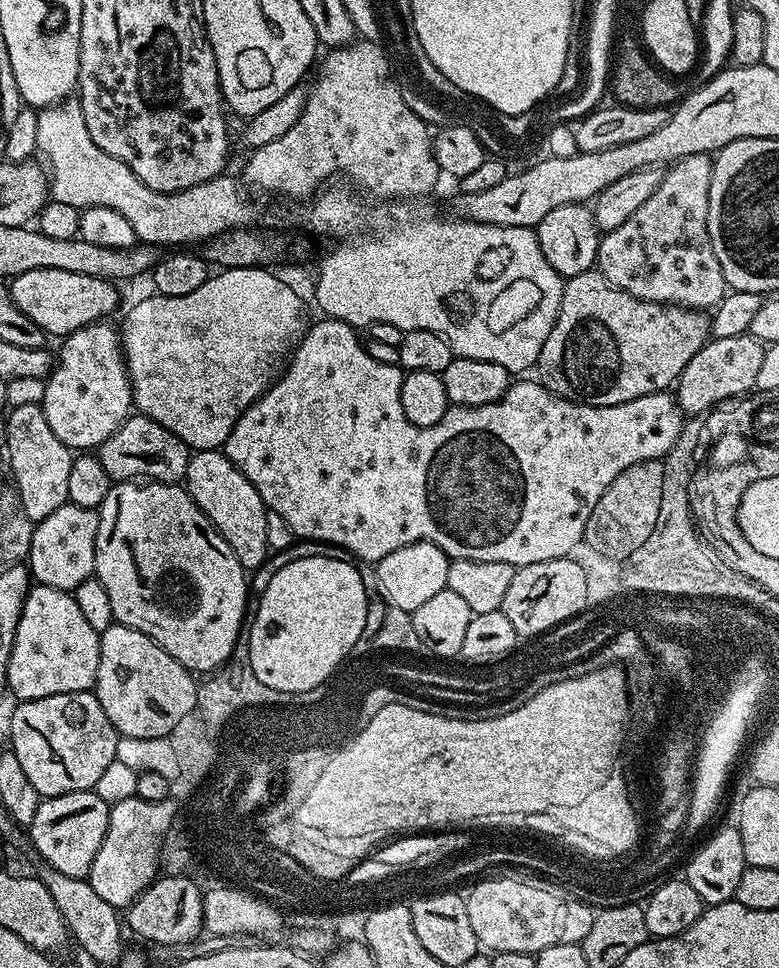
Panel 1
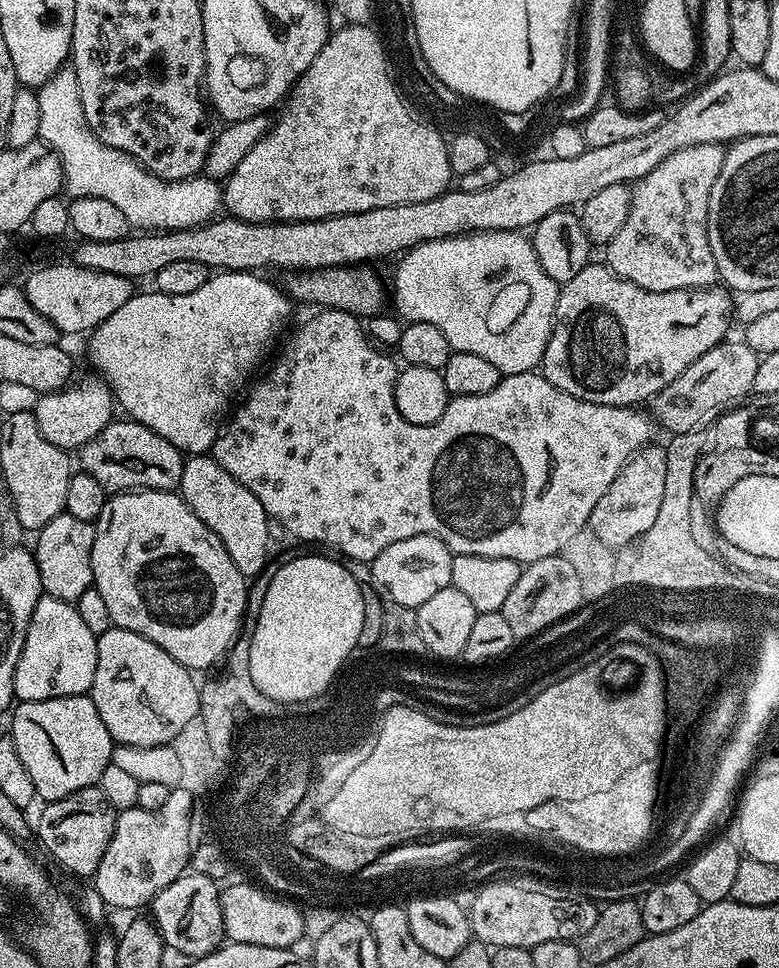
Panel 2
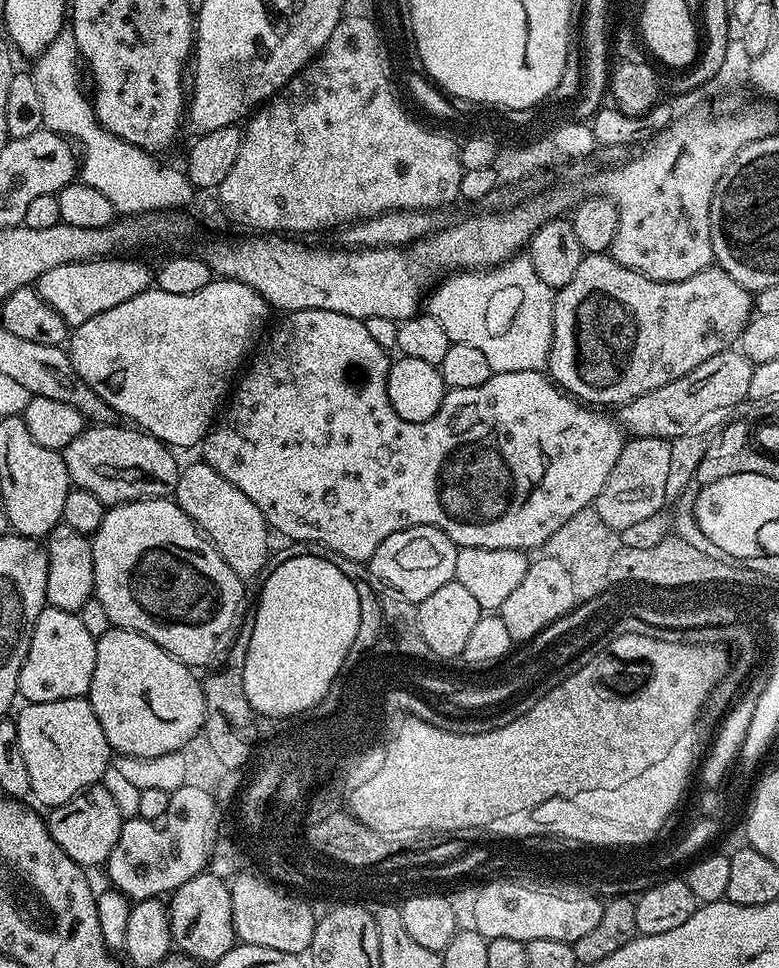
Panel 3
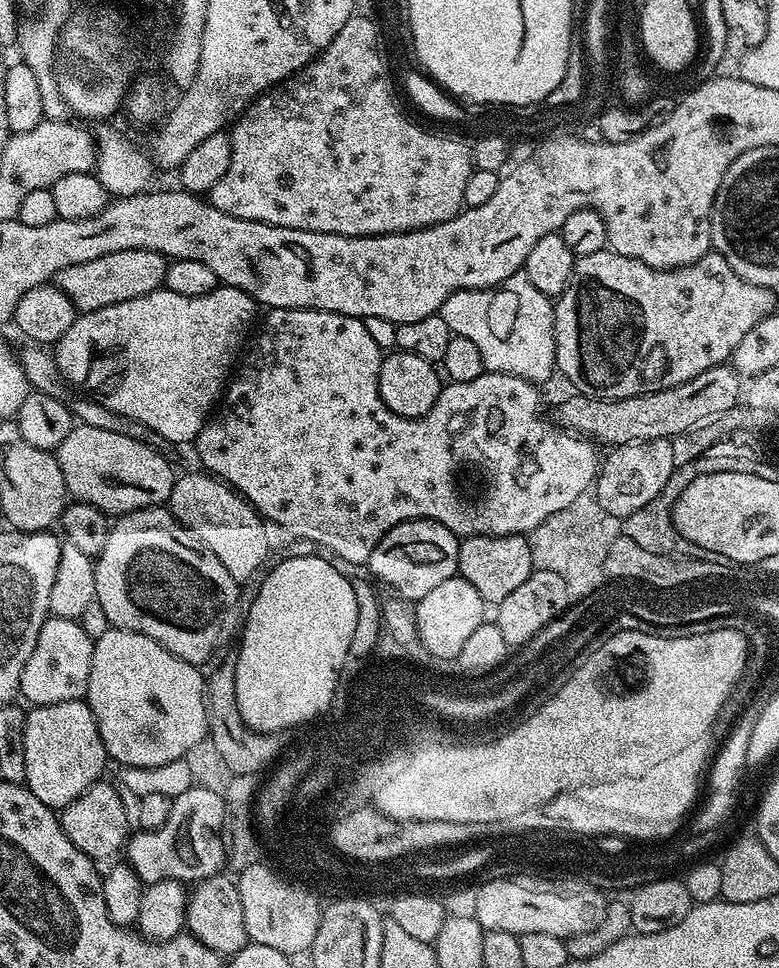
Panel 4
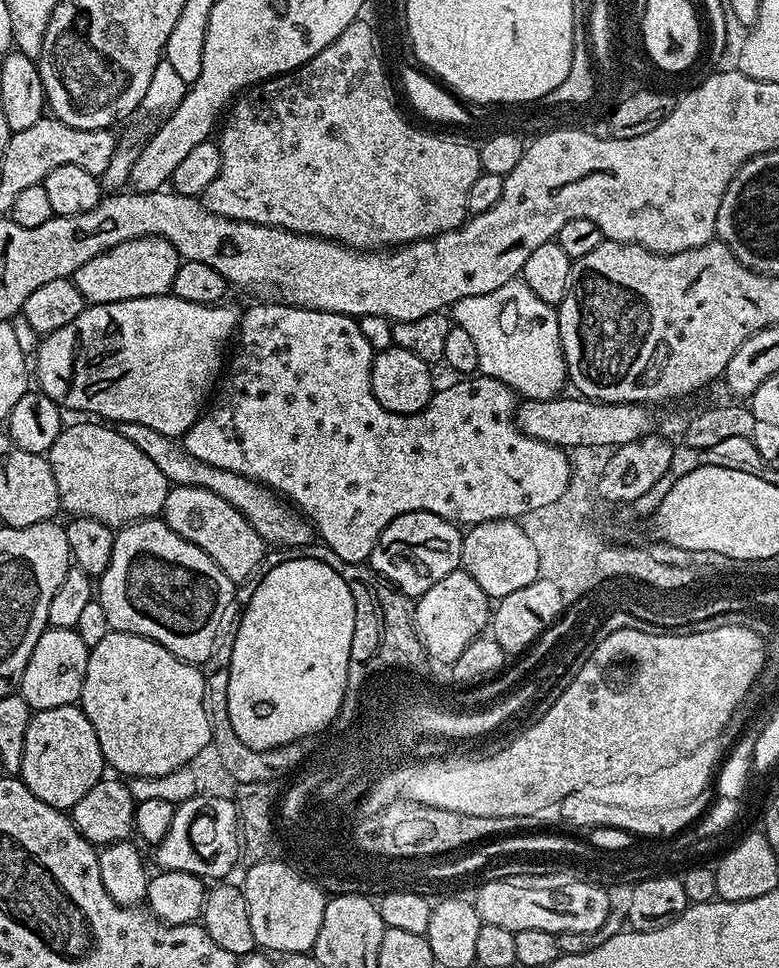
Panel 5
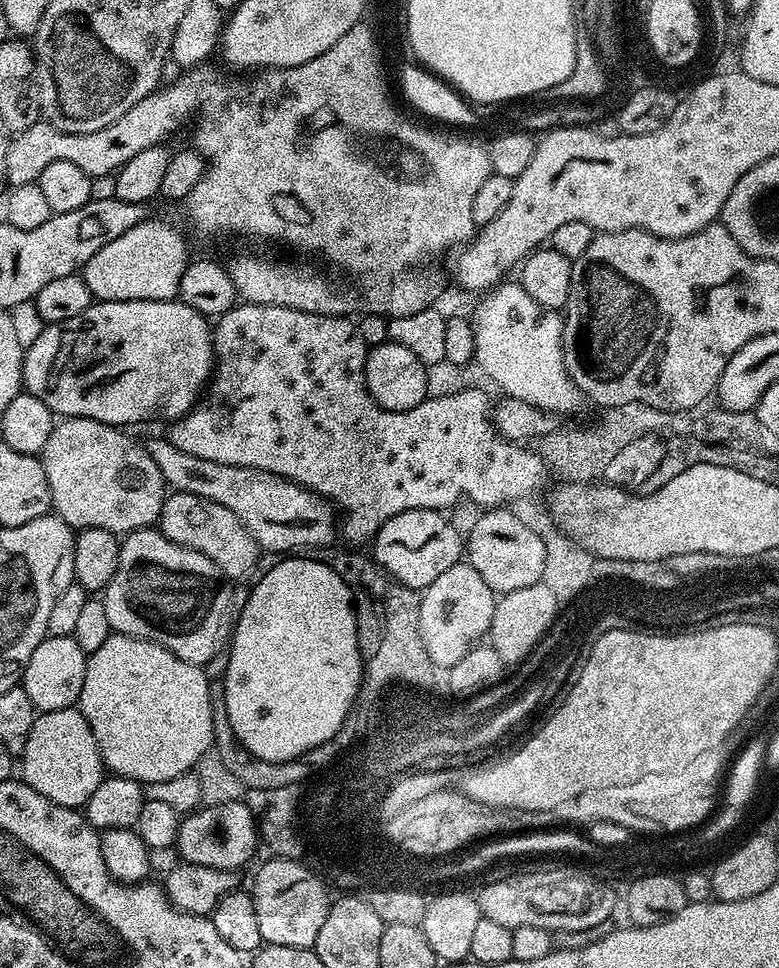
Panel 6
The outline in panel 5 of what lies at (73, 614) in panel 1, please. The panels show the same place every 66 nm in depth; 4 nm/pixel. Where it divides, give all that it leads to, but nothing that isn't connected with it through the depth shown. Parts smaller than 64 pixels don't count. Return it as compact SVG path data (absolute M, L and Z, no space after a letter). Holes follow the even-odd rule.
M45 628L42 638L38 638L34 646L34 654L30 654L30 662L26 662L18 695L38 712L54 710L54 706L76 704L82 694L82 682L86 682L89 651L86 642L78 638L75 628Z

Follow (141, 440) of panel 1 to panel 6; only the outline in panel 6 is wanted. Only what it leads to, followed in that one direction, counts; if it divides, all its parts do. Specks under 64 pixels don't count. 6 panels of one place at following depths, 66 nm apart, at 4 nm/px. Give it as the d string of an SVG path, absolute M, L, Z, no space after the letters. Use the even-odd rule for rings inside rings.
M69 416L53 423L50 438L46 438L46 446L38 455L46 470L46 482L50 482L51 511L62 517L73 530L97 528L127 534L153 527L159 521L166 495L162 470L154 466L154 458L150 458L147 447L131 440L124 432L127 431L115 424L103 424L81 416Z

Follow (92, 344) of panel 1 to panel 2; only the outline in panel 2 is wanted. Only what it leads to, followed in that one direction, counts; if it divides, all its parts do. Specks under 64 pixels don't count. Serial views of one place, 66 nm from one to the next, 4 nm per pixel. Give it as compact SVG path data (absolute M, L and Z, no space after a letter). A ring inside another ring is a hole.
M99 375L84 376L77 388L65 386L56 392L45 392L36 401L34 415L38 430L46 442L65 450L79 450L87 440L93 440L114 419L114 397Z

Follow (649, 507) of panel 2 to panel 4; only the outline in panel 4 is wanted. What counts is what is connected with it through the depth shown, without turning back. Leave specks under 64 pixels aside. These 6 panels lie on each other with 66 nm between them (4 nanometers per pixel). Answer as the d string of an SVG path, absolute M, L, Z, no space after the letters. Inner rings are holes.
M670 438L615 445L609 452L601 461L594 481L594 491L604 513L621 518L631 515L635 508L652 498L664 480L670 479L678 462Z

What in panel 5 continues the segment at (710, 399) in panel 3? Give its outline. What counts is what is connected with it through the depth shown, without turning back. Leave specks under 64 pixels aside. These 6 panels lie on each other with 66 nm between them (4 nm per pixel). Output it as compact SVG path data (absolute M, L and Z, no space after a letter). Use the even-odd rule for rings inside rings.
M561 394L551 400L521 399L516 405L516 425L530 438L538 438L557 448L608 446L615 449L653 431L651 407L642 404L607 404L586 400L579 394Z

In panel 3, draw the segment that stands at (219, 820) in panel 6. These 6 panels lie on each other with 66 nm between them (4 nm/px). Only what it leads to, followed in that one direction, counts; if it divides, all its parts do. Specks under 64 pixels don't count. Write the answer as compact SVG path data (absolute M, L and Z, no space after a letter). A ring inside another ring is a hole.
M183 784L171 793L170 806L166 806L162 818L125 819L106 865L108 880L112 883L109 885L132 902L155 900L175 892L178 886L209 867L216 811L218 805L213 793Z

